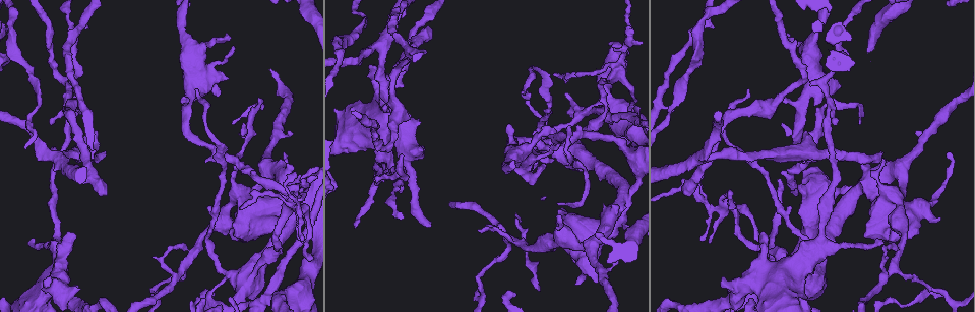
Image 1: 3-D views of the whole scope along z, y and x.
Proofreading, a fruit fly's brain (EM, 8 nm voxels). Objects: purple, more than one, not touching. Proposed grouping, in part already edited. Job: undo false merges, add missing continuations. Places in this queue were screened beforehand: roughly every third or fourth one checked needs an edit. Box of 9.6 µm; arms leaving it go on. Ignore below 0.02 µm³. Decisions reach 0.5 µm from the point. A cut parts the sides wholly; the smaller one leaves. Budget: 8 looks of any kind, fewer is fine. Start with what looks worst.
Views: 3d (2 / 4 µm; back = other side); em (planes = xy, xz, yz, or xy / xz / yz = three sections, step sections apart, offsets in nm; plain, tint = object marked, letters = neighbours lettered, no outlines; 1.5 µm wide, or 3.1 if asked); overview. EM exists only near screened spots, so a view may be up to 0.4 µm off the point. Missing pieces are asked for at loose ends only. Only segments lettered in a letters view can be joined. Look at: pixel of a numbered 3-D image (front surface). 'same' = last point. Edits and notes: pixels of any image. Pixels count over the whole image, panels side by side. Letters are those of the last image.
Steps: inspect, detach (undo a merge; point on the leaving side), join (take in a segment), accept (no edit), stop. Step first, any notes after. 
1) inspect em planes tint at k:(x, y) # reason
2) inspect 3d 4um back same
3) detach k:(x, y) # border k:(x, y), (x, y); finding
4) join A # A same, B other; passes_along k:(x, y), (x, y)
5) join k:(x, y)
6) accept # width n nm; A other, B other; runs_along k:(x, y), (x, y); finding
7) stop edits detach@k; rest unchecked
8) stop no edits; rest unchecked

inspect 3d 4um at 1:(106, 195) # long arm stops here

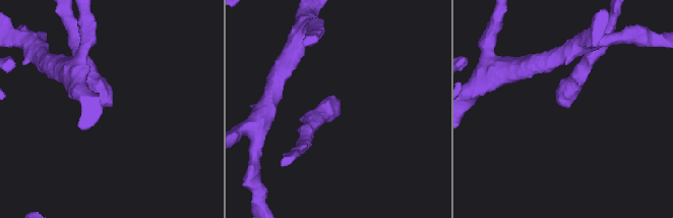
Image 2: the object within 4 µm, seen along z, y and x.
inspect em xy step 4 tint at 2:(339, 104) # need the tissue

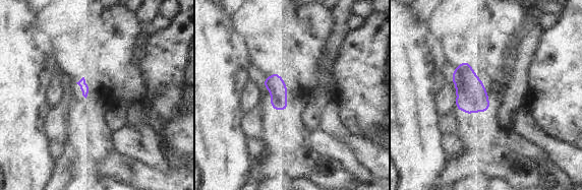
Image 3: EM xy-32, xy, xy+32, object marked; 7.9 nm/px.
inspect em yz step 8 letters same

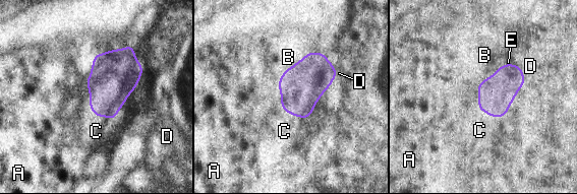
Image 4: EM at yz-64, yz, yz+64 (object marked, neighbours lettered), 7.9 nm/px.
join C # width 280 nm; A other, B other, C same, D other, E other; passes_along 4:(301, 85), (296, 116), (284, 131); it goes on there

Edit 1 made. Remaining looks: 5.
inspect 3d 4um at 1:(880, 154) # an open end

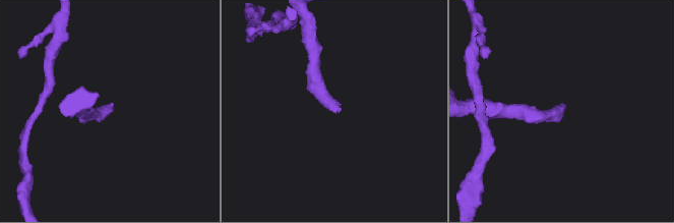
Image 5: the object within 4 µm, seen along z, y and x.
inspect em planes letters at 5:(562, 106) # need the tissue

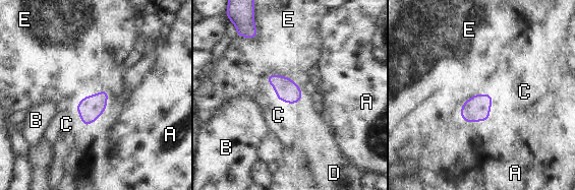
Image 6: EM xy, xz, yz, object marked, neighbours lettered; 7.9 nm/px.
join D # width 170 nm; A other, B other, C other, D same, E other; passes_along 6:(286, 89), (296, 102), (306, 113); the neuron continues

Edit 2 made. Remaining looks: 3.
inspect 3d 2um at 1:(879, 240) # an open end

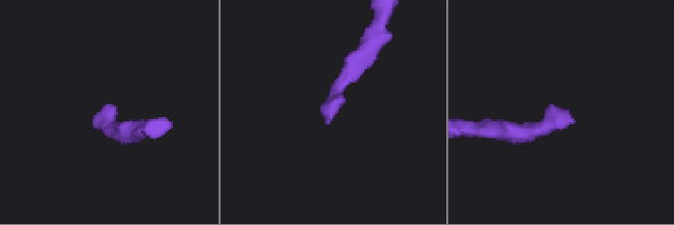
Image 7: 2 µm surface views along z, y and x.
inspect em planes plain at 7:(108, 110)

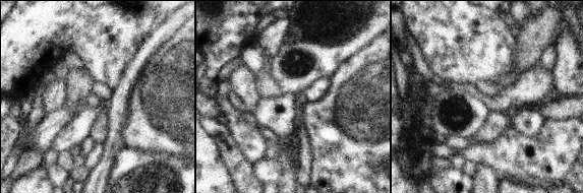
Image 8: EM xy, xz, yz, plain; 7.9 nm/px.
inspect em planes letters same # see the neighbours

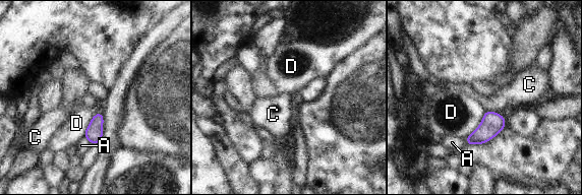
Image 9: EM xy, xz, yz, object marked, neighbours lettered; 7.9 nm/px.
accept # A other, C other, D other; border 9:(486, 109), (495, 112); none of them fits

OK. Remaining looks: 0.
stop edits join@4, join@6; rest unchecked

